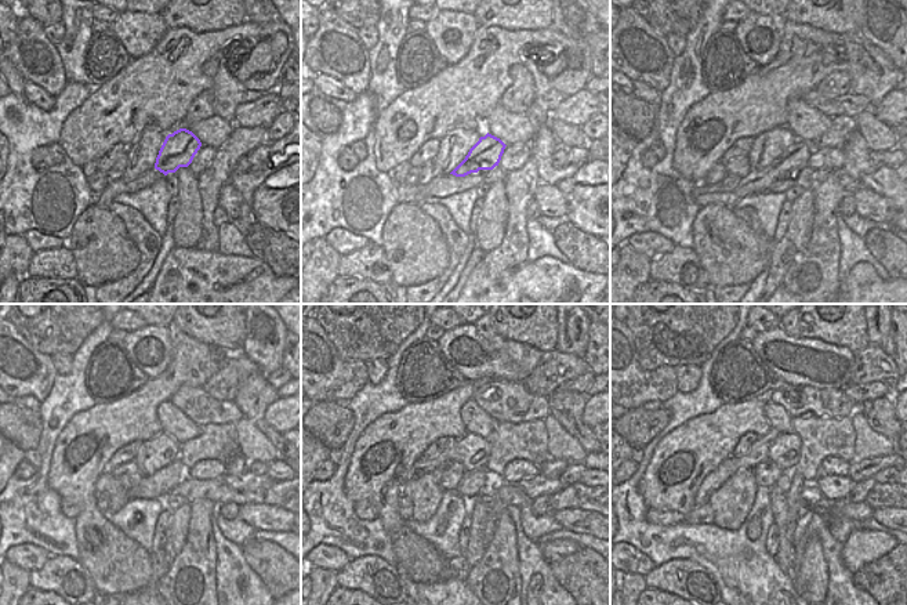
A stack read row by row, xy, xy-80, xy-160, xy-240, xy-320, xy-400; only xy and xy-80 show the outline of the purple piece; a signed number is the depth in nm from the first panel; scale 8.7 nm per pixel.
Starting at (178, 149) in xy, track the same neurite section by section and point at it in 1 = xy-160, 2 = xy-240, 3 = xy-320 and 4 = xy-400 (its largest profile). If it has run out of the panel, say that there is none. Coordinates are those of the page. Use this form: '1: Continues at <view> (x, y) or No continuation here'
1: Continues at xy-160 (795, 158)
2: Continues at xy-240 (158, 485)
3: Continues at xy-320 (472, 484)
4: Continues at xy-400 (659, 517).

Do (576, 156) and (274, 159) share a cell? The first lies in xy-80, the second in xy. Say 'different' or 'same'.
different

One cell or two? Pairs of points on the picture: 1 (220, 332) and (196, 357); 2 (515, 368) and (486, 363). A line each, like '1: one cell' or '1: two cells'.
1: two cells
2: one cell

